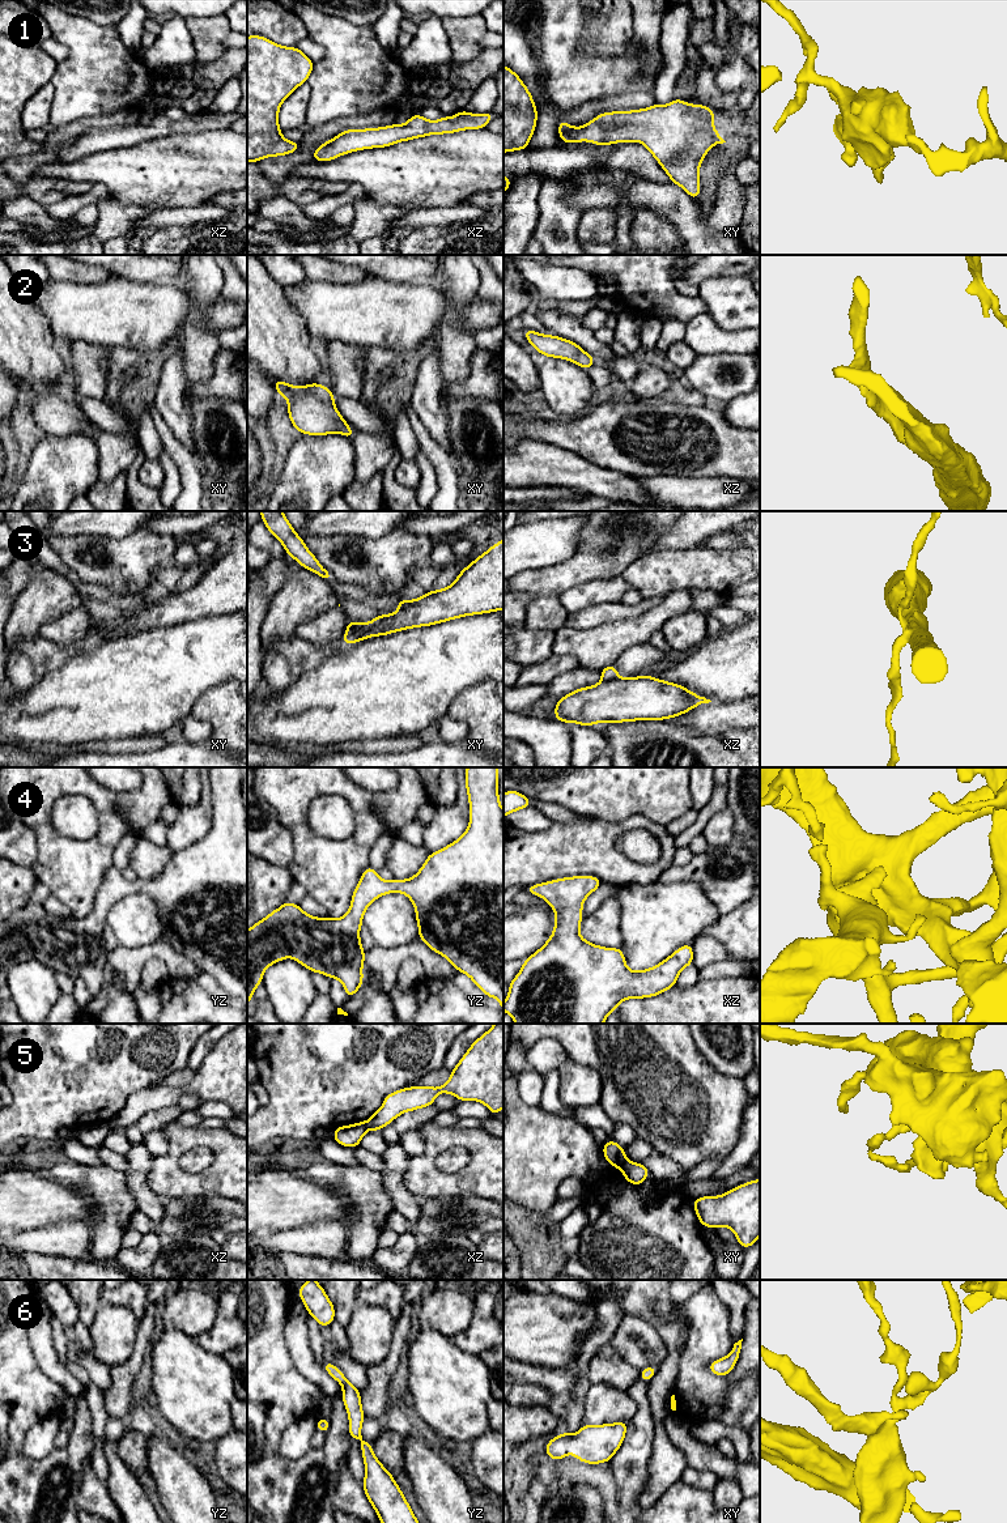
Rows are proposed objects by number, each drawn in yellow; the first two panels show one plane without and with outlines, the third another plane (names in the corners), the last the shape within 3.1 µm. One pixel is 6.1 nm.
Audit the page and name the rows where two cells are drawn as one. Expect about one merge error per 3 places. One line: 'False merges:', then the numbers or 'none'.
False merges: 3, 5

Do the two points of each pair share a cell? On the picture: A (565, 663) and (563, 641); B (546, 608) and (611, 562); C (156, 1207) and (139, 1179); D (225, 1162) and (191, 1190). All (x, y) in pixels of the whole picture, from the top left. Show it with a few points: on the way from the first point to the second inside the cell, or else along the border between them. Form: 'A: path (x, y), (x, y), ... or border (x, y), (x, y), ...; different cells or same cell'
A: border (552, 652), (572, 655), (581, 664); different cells
B: path (553, 590), (570, 573), (593, 562); same cell
C: path (149, 1200), (139, 1186); same cell
D: path (217, 1170), (203, 1185), (199, 1185); same cell

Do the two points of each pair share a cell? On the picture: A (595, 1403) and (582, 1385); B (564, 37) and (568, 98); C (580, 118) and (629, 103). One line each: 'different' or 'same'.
A: different
B: same
C: same

